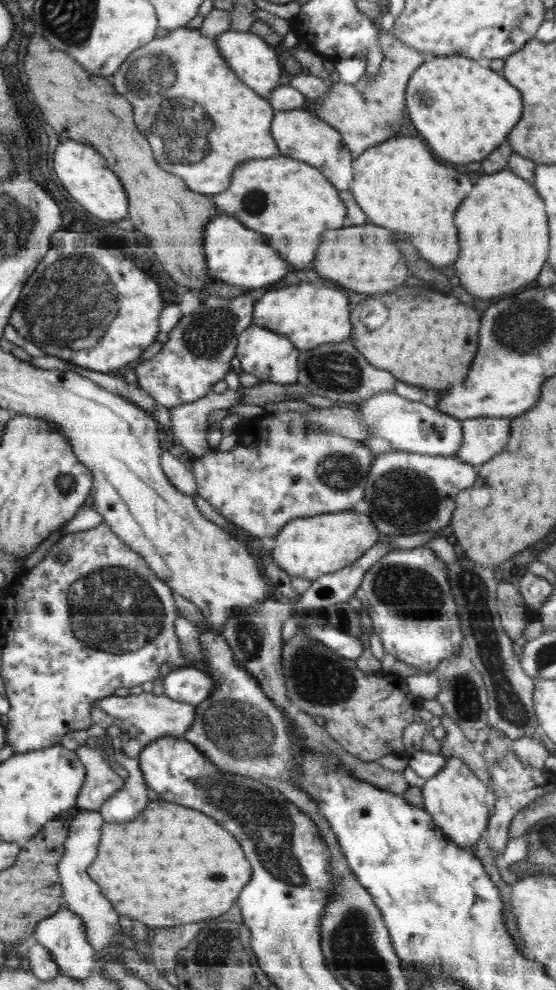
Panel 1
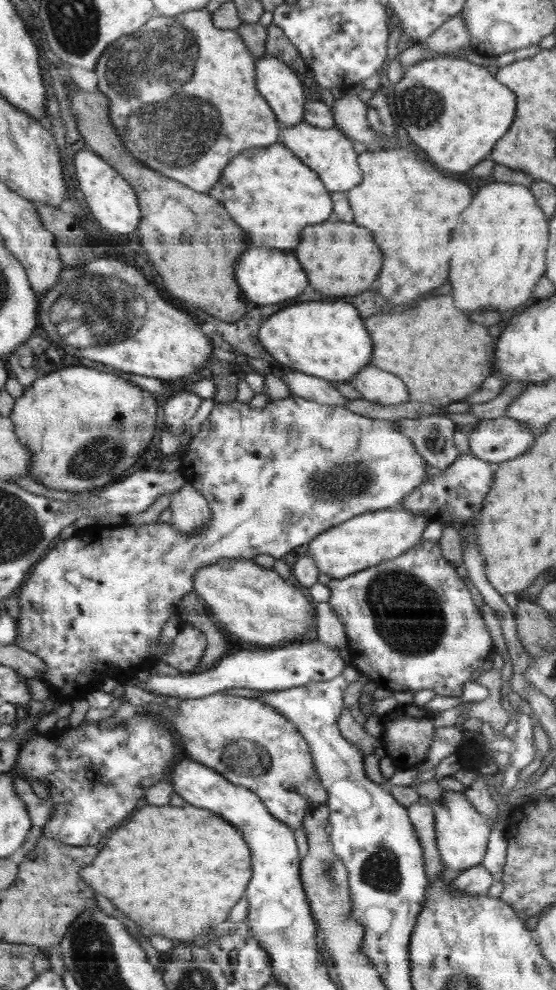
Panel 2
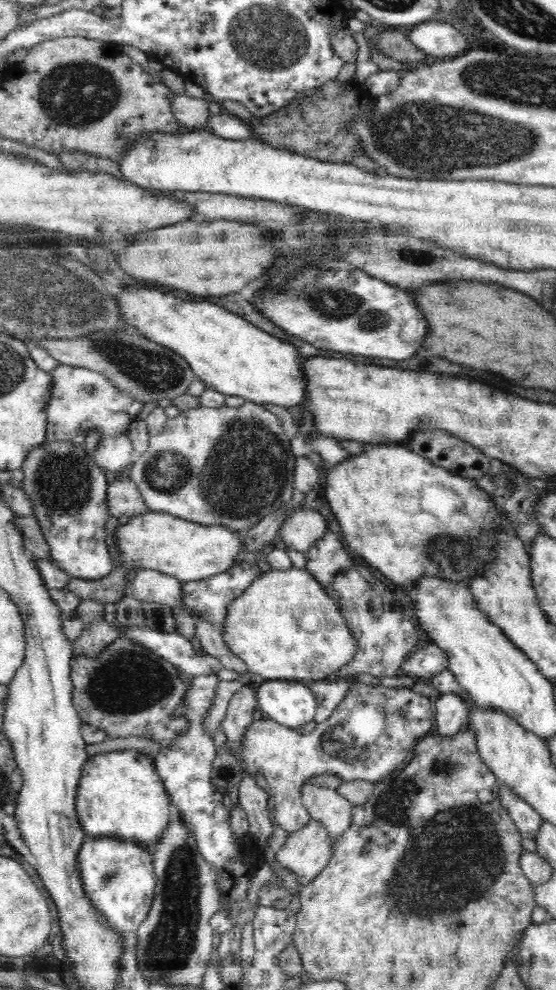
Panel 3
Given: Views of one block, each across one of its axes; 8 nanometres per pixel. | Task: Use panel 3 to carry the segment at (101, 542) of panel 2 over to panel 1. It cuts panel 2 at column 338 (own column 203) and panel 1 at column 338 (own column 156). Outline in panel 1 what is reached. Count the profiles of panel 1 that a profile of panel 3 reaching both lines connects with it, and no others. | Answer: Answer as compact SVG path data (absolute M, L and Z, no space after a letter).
M267 411L254 423L243 420L237 445L226 452L218 448L197 457L192 465L197 494L235 524L262 539L274 537L287 522L298 517L353 510L366 492L367 474L374 454L361 441L326 432L319 424L307 421L302 412Z

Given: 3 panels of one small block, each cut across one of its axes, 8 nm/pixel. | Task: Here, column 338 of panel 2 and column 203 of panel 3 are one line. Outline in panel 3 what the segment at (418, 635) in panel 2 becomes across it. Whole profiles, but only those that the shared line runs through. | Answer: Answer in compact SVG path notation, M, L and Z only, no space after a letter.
M241 561L236 563L226 572L216 574L214 576L203 578L202 580L193 580L182 583L183 595L181 604L184 604L192 616L199 616L207 620L218 632L223 633L226 628L226 614L228 614L228 606L234 602L234 598L238 598L258 576L262 573L262 569L254 564Z

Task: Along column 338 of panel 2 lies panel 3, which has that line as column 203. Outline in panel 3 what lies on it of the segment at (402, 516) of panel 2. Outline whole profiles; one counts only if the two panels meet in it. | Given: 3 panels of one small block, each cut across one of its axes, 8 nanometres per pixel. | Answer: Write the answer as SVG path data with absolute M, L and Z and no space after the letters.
M148 511L130 518L125 525L119 525L117 546L120 563L126 572L135 568L152 569L175 576L182 583L202 580L232 568L236 556L244 550L244 542L238 532L224 526L201 525L168 513Z

